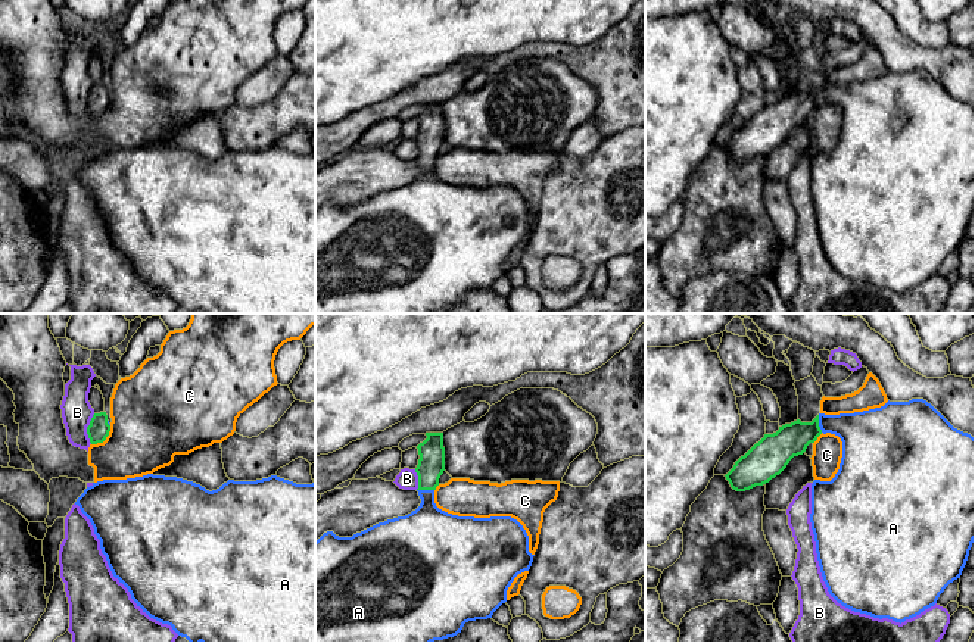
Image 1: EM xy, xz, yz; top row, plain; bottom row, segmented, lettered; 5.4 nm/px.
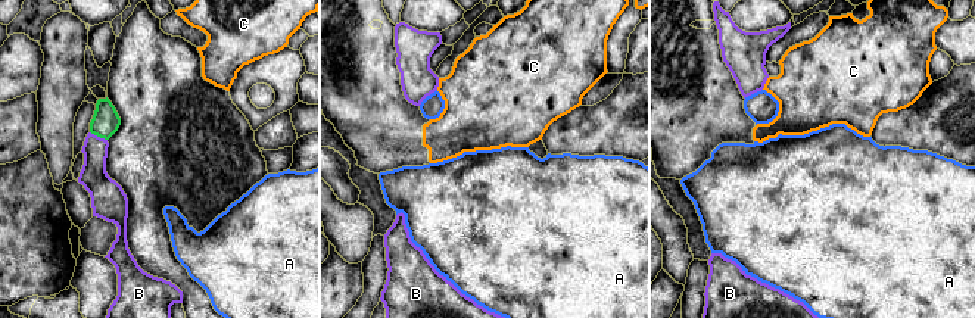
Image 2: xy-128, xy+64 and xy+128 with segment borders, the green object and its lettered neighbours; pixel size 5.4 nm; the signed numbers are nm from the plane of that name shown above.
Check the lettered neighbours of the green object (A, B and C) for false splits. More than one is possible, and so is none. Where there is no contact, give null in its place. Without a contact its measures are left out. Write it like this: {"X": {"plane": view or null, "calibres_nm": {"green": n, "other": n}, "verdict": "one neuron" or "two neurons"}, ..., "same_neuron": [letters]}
{"A": {"plane": "xz", "calibres_nm": {"green": 150, "other": 300}, "verdict": "one neuron"}, "B": {"plane": "xy", "calibres_nm": {"green": 120, "other": 170}, "verdict": "two neurons"}, "C": {"plane": "xy", "calibres_nm": {"green": 120, "other": 420}, "verdict": "two neurons"}, "same_neuron": ["A"]}

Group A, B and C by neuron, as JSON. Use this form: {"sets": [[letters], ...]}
{"sets": [["A"], ["B"], ["C"]]}

